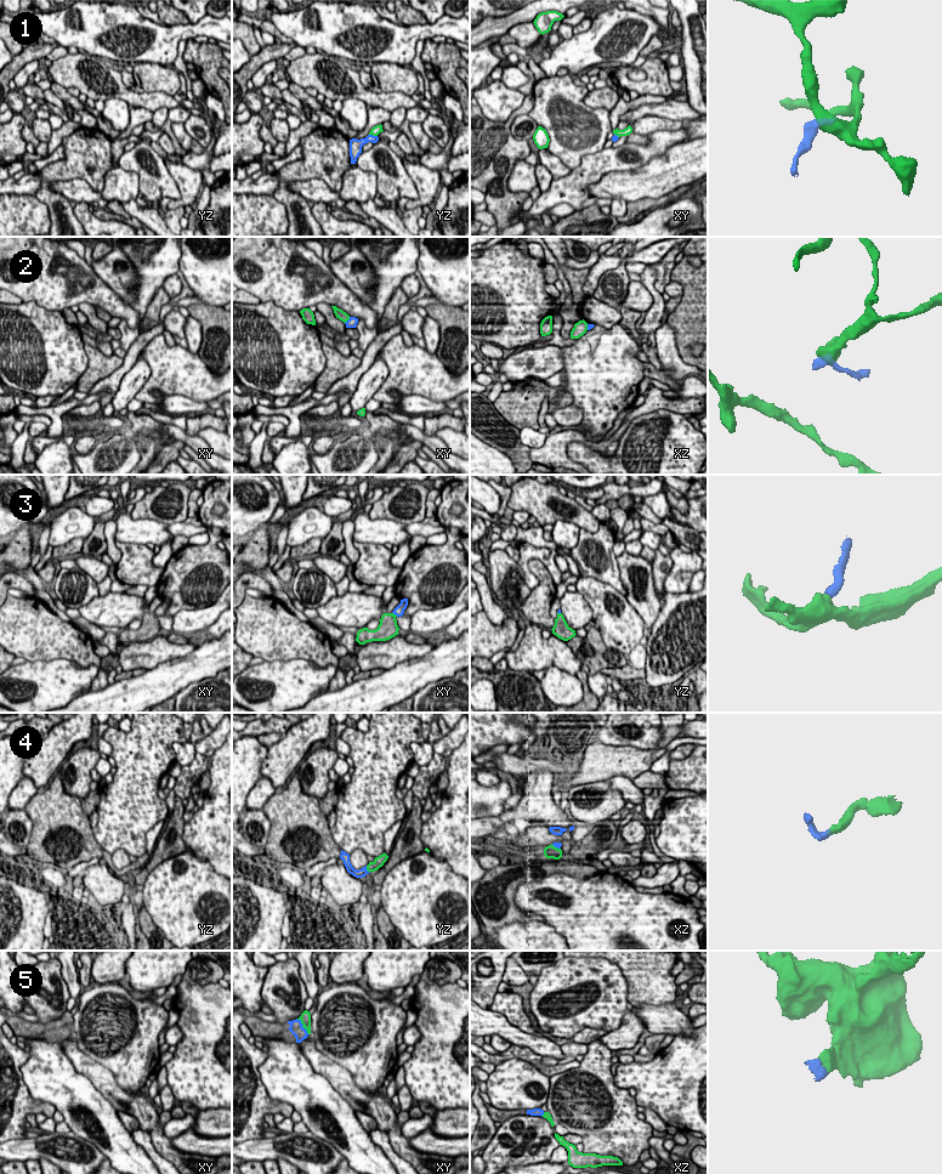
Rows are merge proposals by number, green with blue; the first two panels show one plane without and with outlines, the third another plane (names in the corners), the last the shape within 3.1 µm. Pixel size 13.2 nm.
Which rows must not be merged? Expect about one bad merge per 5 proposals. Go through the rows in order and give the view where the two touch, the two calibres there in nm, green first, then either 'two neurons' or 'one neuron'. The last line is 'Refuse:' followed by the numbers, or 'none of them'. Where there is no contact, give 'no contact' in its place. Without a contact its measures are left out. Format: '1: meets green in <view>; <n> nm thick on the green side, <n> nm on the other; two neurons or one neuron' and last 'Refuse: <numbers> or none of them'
1: meets green in yz; 120 nm thick on the green side, 140 nm on the other; two neurons
2: meets green in xy; 130 nm thick on the green side, 130 nm on the other; two neurons
3: meets green in xy; 260 nm thick on the green side, 140 nm on the other; one neuron
4: meets green in yz; 130 nm thick on the green side, 120 nm on the other; one neuron
5: meets green in xy; 140 nm thick on the green side, 170 nm on the other; one neuron
Refuse: 1, 2

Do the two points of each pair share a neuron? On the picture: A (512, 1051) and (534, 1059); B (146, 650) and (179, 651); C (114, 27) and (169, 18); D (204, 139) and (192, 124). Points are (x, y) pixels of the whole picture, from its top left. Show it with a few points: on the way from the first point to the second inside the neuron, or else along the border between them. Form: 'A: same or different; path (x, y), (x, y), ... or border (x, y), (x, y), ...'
A: same; path (517, 1051), (529, 1056)
B: same; path (154, 651), (170, 651)
C: different; border (188, 23), (166, 26)
D: same; path (203, 135), (196, 128)

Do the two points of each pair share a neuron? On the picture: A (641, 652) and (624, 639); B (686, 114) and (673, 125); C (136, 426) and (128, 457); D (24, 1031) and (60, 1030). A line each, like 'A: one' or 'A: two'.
A: two
B: two
C: two
D: one

